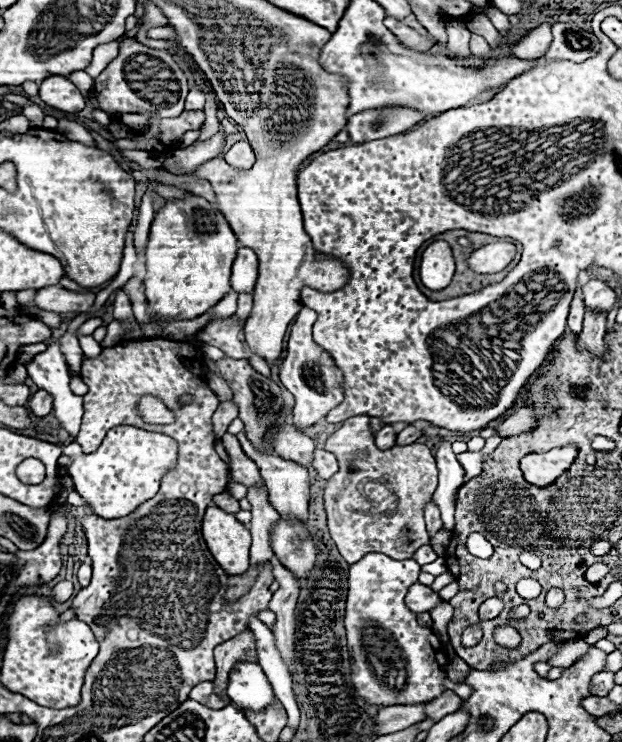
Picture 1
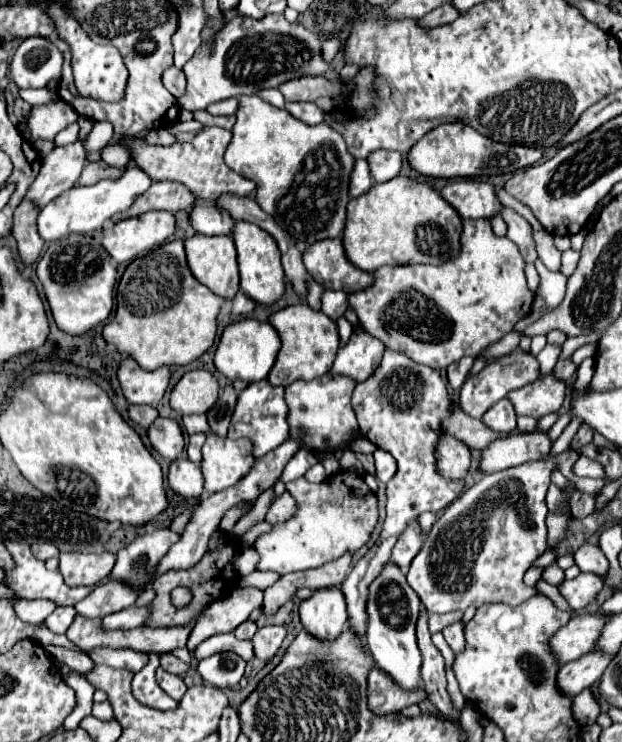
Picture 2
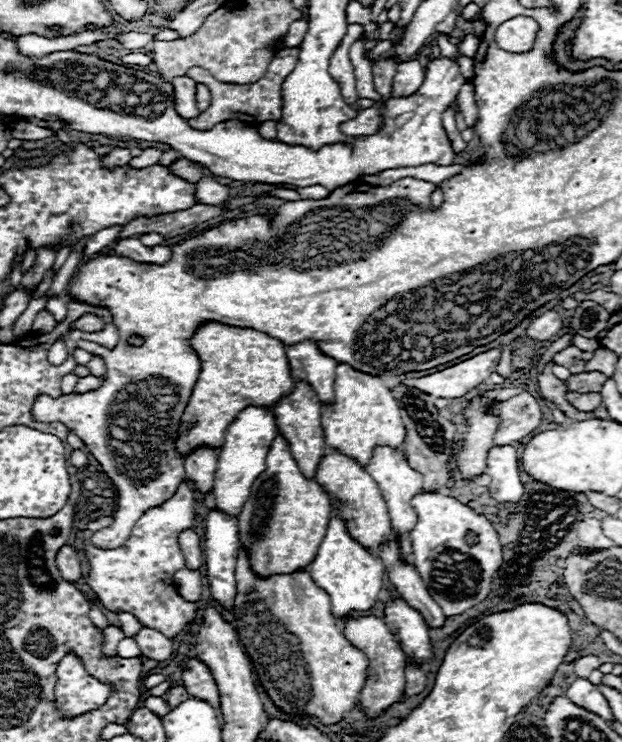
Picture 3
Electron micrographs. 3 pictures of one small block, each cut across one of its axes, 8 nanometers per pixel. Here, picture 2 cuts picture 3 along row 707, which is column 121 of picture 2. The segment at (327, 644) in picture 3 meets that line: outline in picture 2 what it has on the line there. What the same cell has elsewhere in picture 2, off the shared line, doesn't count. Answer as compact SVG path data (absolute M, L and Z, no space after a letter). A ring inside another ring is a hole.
M172 240L168 244L162 244L160 248L132 260L128 268L124 270L118 290L116 290L116 314L112 320L104 324L102 338L108 344L114 344L120 354L126 354L134 358L144 370L156 370L160 366L182 366L196 358L200 358L216 338L216 316L220 310L220 304L224 302L216 294L212 294L206 286L196 282L196 278L190 274L186 266L184 256L184 242Z

